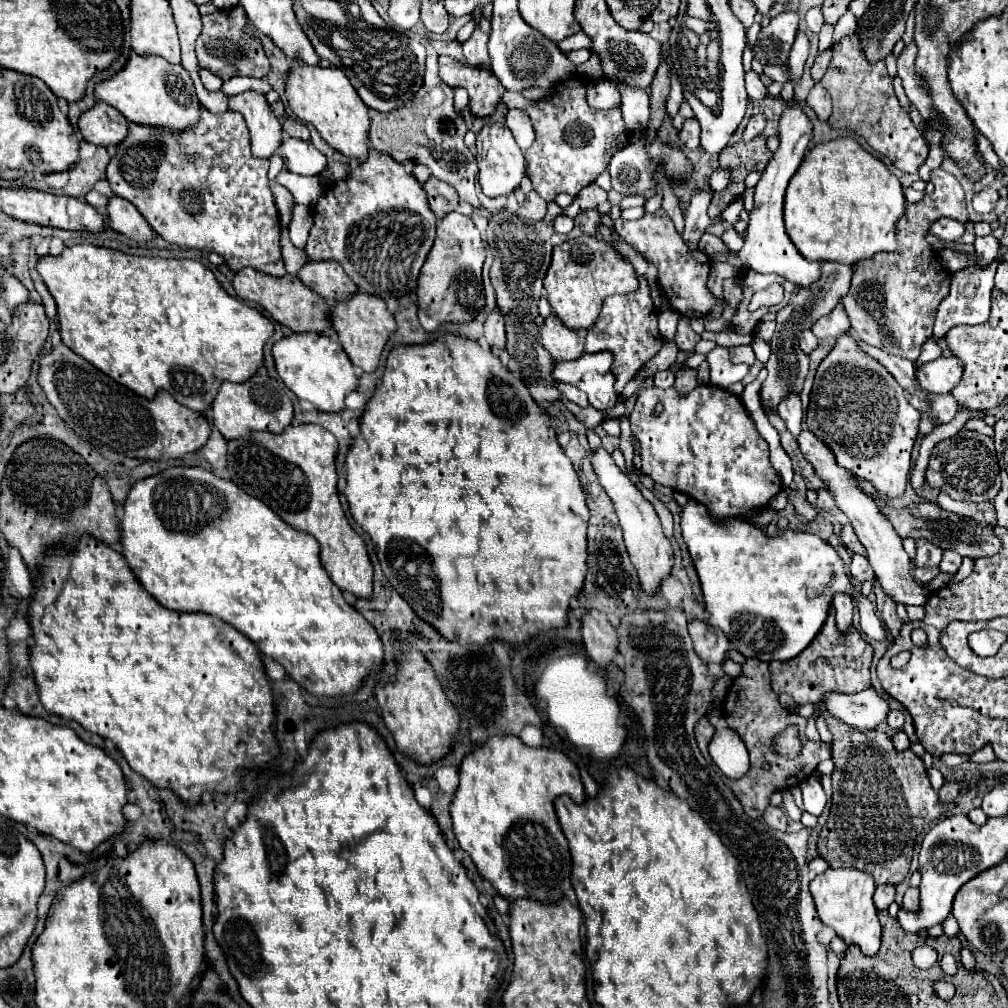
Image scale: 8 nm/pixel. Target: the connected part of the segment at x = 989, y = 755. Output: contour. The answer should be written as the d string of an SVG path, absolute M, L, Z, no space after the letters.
M984 746L982 750L974 752L970 760L972 760L972 762L978 762L978 764L984 764L984 762L994 762L994 760L996 760L996 754L994 754L994 750L992 750L990 746Z

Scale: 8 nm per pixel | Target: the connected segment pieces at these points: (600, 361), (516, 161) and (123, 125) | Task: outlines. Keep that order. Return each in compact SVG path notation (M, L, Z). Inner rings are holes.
M596 352L584 354L572 362L554 364L554 376L558 382L574 384L588 394L590 406L598 410L608 410L616 404L614 374L612 374L612 354Z
M486 124L482 128L482 132L476 136L476 162L480 168L482 192L488 198L512 194L520 186L522 178L526 176L526 158L524 158L522 150L518 148L510 128L502 126L502 124Z
M98 102L80 116L78 128L86 142L94 146L118 146L128 136L128 120L116 108Z

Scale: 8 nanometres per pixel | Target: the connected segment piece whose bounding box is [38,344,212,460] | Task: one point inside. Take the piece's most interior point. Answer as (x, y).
(111, 417)

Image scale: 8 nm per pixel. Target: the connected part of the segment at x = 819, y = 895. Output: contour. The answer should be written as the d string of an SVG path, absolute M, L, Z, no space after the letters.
M828 868L810 882L810 892L816 902L820 920L826 926L832 926L834 932L846 940L846 944L856 944L866 956L874 956L880 948L880 922L878 910L872 902L874 880L870 874L864 874L856 868Z

